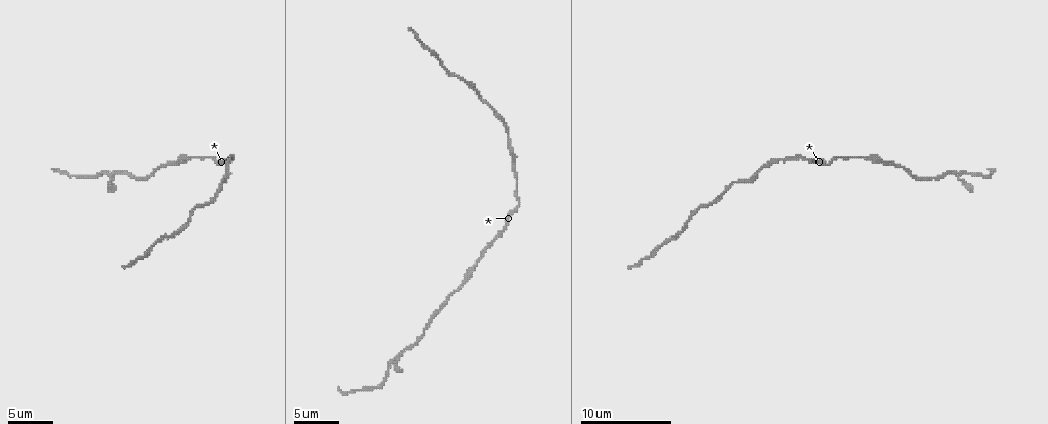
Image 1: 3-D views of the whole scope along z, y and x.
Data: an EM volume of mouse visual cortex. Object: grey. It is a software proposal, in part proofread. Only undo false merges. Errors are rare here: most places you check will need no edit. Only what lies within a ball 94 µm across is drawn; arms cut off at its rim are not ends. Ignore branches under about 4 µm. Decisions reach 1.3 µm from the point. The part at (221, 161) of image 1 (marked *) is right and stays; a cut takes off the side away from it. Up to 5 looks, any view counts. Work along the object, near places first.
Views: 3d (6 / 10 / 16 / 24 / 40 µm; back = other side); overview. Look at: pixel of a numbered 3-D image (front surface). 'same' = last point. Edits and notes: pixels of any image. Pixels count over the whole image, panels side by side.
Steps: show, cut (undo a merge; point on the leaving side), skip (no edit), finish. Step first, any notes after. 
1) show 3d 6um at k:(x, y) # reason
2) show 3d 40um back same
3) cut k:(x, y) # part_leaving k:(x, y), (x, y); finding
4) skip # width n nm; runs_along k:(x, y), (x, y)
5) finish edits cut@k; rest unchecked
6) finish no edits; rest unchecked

show 3d 6um at 1:(885, 163) # calibre changes

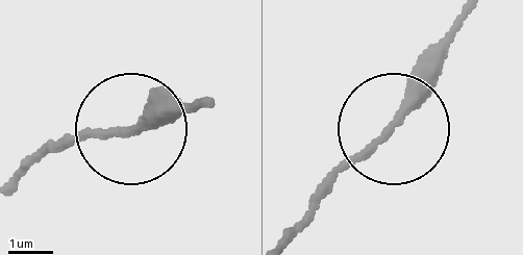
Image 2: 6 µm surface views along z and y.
show 3d 6um back at 2:(137, 125)

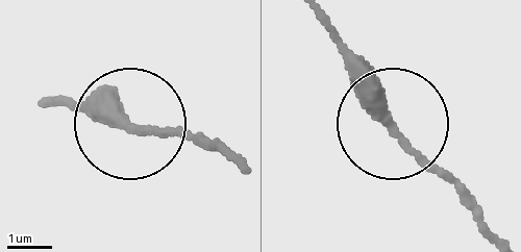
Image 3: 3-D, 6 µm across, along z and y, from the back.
skip # width 250 nm; runs_along 3:(320, 20), (365, 98), (473, 206); all the same cell

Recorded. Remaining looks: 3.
show 3d 6um at 1:(116, 174) # sudden change in width

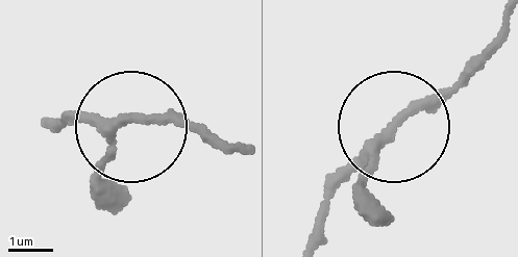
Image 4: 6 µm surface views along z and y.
show 3d 6um back at 4:(401, 119)

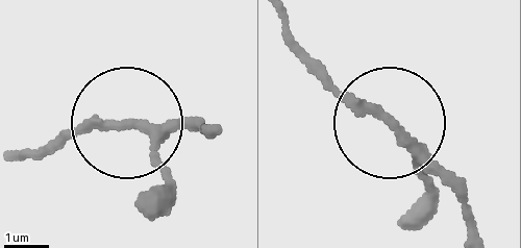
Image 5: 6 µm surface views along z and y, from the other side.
skip # runs_along 5:(14, 150), (48, 150), (93, 128), (212, 128); all the same cell

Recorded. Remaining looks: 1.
show 3d 10um at 1:(154, 245) # thick turns thin

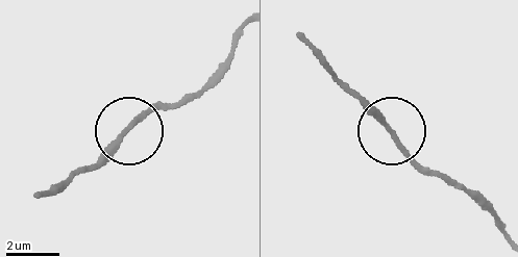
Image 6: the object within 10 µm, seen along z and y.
skip # runs_along 6:(243, 31), (200, 85), (147, 112), (89, 171); all the same cell

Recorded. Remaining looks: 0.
finish no edits; rest unchecked

